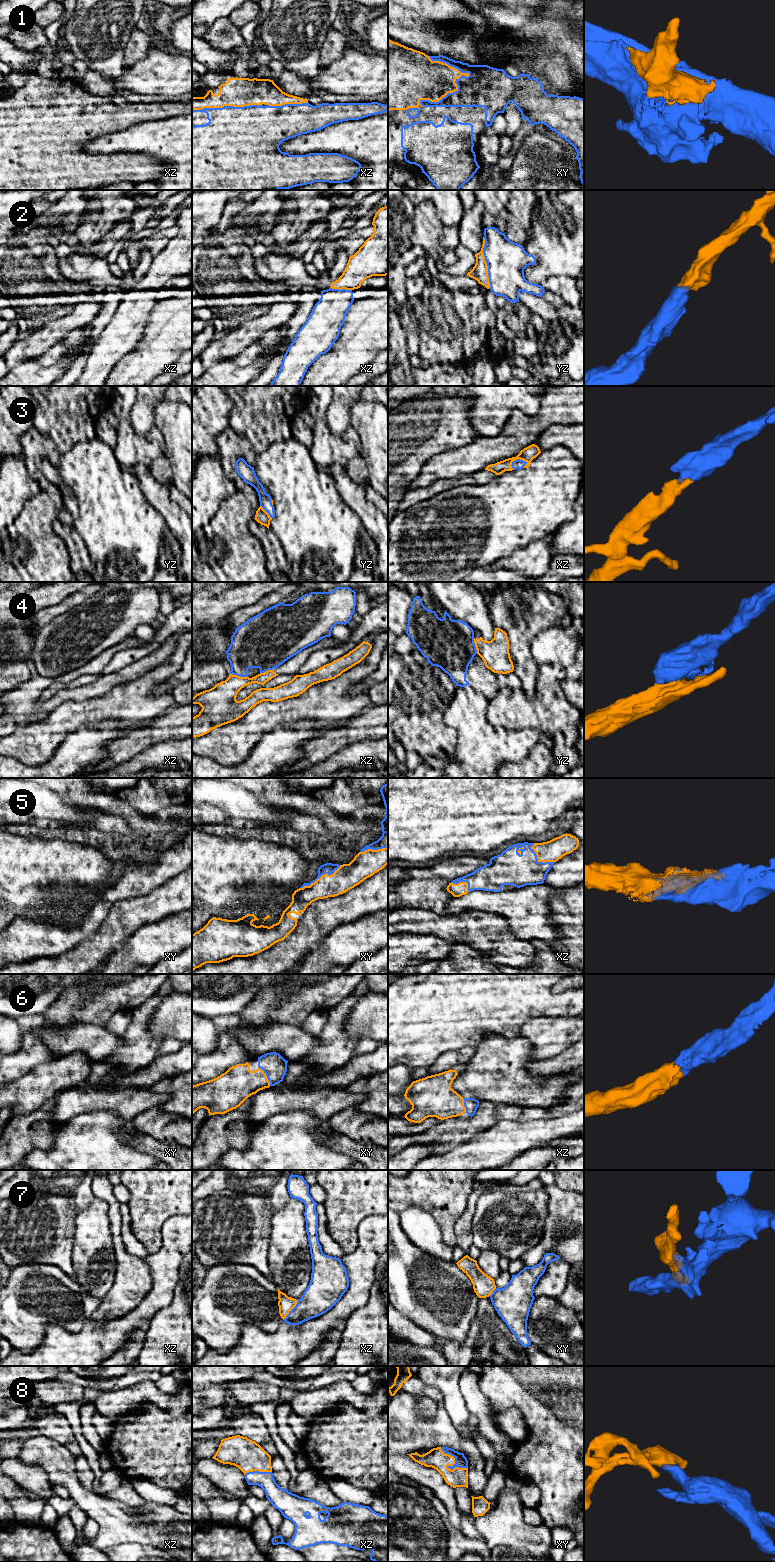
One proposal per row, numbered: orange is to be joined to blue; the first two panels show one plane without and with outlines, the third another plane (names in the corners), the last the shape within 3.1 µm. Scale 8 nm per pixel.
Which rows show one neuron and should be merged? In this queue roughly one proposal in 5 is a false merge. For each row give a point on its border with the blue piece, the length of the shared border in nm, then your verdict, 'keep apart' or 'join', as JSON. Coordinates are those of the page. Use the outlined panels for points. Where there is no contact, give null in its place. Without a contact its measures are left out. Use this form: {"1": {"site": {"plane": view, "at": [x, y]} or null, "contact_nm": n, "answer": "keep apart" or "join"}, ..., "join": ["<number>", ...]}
{"1": {"site": {"plane": "xy", "at": [448, 93]}, "contact_nm": 480, "answer": "join"}, "2": {"site": {"plane": "yz", "at": [486, 262]}, "contact_nm": 420, "answer": "join"}, "3": {"site": {"plane": "xz", "at": [518, 459]}, "contact_nm": 150, "answer": "join"}, "4": {"site": {"plane": "xz", "at": [239, 675]}, "contact_nm": 140, "answer": "keep apart"}, "5": {"site": {"plane": "xy", "at": [320, 876]}, "contact_nm": 380, "answer": "join"}, "6": {"site": {"plane": "xy", "at": [266, 1075]}, "contact_nm": 190, "answer": "join"}, "7": {"site": {"plane": "xz", "at": [291, 1310]}, "contact_nm": 200, "answer": "keep apart"}, "8": {"site": {"plane": "xy", "at": [451, 1466]}, "contact_nm": 280, "answer": "join"}, "join": ["1", "2", "3", "5", "6", "8"]}

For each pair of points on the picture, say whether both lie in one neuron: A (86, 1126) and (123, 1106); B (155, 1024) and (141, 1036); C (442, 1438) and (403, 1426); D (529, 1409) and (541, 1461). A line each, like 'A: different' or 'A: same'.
A: different
B: different
C: same
D: same

